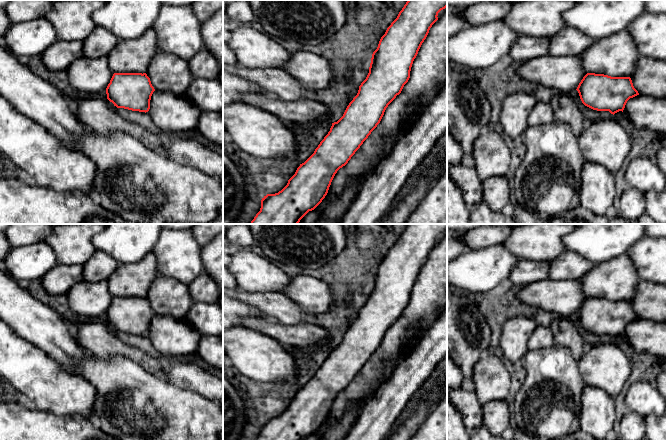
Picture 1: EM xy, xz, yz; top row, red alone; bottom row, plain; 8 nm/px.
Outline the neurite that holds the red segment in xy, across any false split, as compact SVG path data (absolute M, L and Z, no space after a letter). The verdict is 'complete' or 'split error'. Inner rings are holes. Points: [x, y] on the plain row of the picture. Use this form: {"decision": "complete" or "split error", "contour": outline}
{"decision": "complete", "contour": "M114 297L106 312L107 323L117 332L145 337L154 315L146 297Z"}

